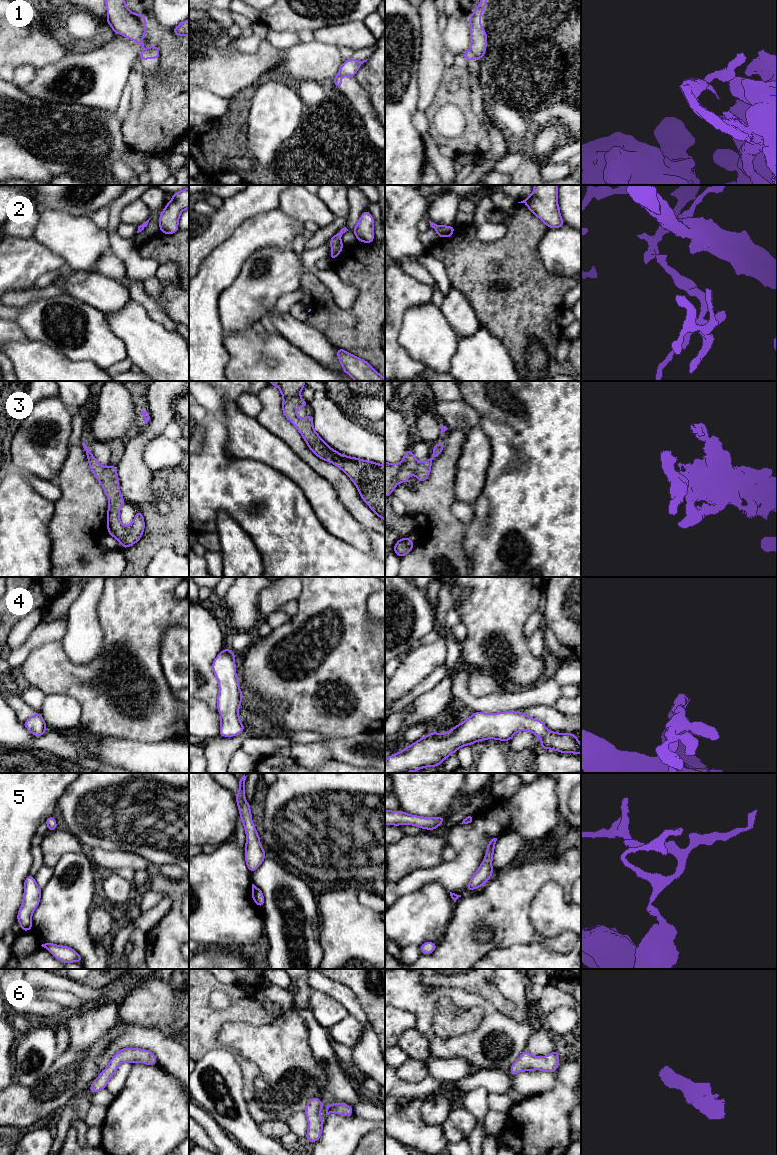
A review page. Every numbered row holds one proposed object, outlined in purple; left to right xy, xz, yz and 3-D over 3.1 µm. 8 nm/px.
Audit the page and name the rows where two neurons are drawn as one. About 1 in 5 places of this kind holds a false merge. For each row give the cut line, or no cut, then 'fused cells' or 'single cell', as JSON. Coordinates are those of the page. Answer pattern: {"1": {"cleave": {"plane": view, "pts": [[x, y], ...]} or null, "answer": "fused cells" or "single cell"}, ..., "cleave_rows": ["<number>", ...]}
{"1": {"cleave": {"plane": "yz", "pts": [[469, 50], [475, 58]]}, "answer": "fused cells"}, "2": {"cleave": null, "answer": "single cell"}, "3": {"cleave": null, "answer": "single cell"}, "4": {"cleave": null, "answer": "single cell"}, "5": {"cleave": null, "answer": "single cell"}, "6": {"cleave": null, "answer": "single cell"}, "cleave_rows": ["1"]}

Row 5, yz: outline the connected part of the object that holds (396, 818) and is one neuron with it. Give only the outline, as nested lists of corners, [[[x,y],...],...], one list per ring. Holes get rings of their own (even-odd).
[[[385,810],[385,825],[415,825],[423,829],[436,830],[445,820],[445,817],[421,817],[403,811]]]

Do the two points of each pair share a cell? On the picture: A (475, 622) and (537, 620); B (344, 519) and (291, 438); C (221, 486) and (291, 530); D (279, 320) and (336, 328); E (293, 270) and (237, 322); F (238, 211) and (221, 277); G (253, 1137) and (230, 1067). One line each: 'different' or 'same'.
A: different
B: different
C: same
D: different
E: same
F: different
G: same

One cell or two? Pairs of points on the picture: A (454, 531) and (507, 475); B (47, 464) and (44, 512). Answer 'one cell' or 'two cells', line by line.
A: two cells
B: two cells

